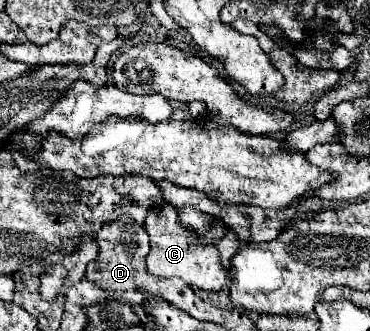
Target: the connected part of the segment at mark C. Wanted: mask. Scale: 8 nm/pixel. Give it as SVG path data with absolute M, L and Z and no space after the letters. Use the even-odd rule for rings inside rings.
M164 203L162 207L154 205L150 209L150 213L146 215L144 227L146 227L148 235L150 235L150 253L146 257L146 265L148 265L150 275L156 275L156 277L180 277L188 285L198 287L198 289L206 289L206 291L220 291L220 289L224 289L228 285L228 273L222 269L218 249L214 245L202 245L198 233L194 233L192 229L182 227L182 223L178 221L178 211L176 211L174 205L170 205L170 203Z

